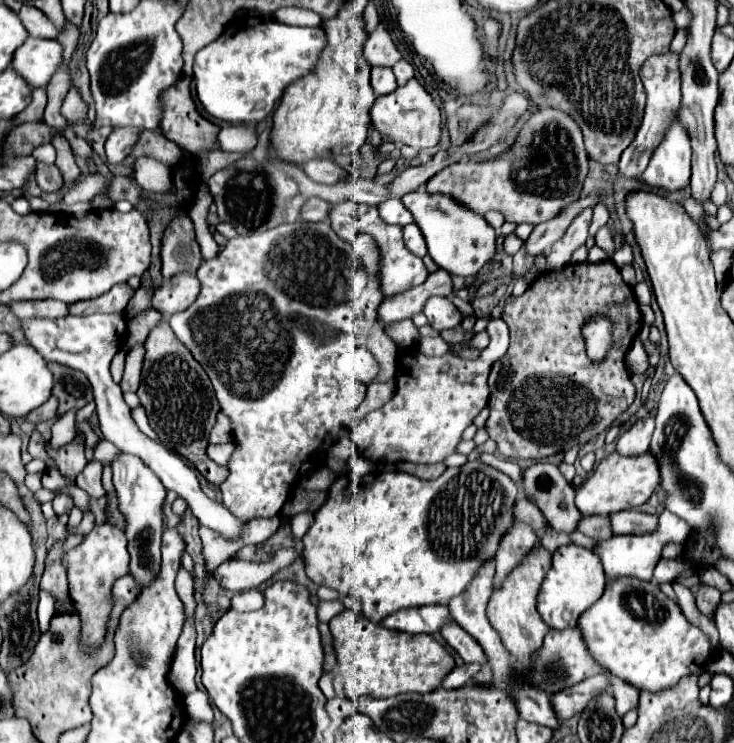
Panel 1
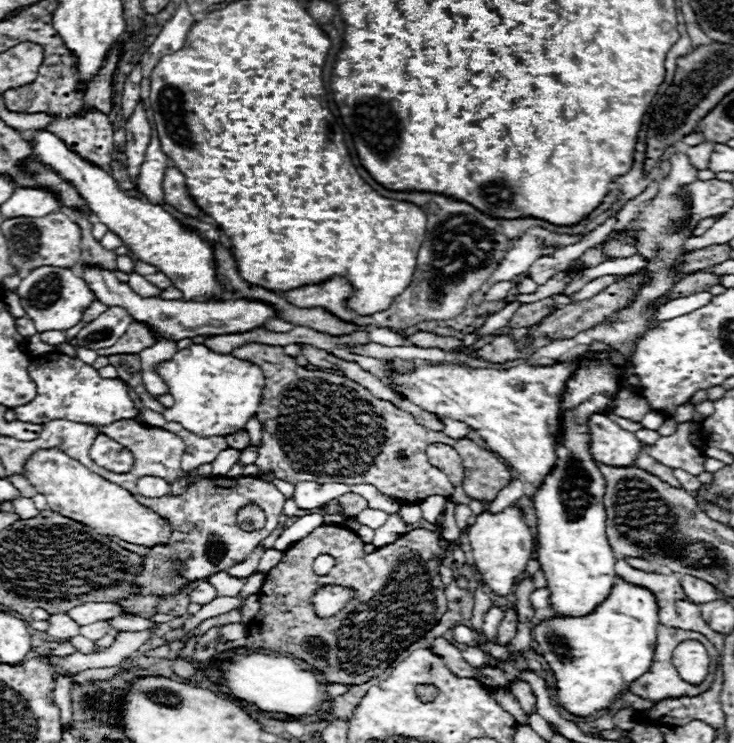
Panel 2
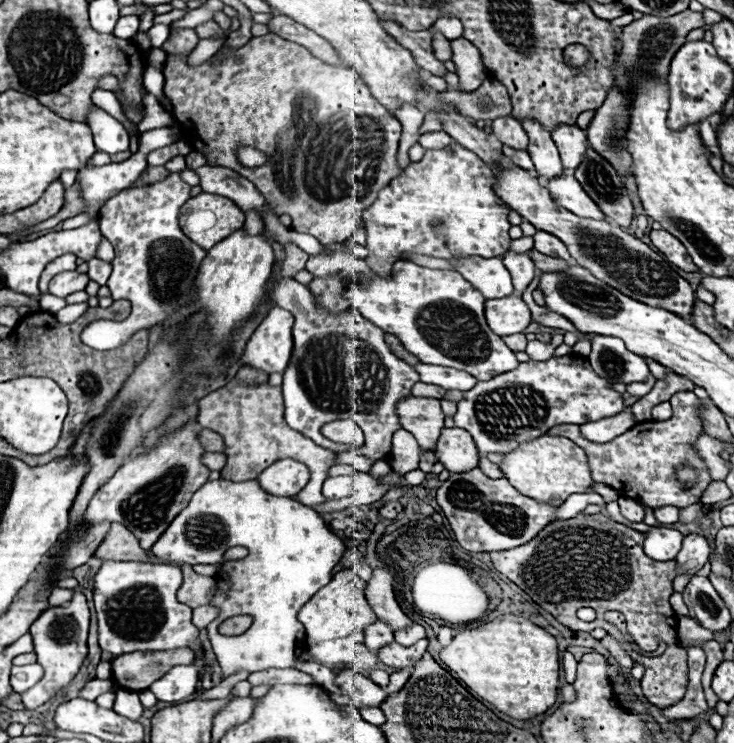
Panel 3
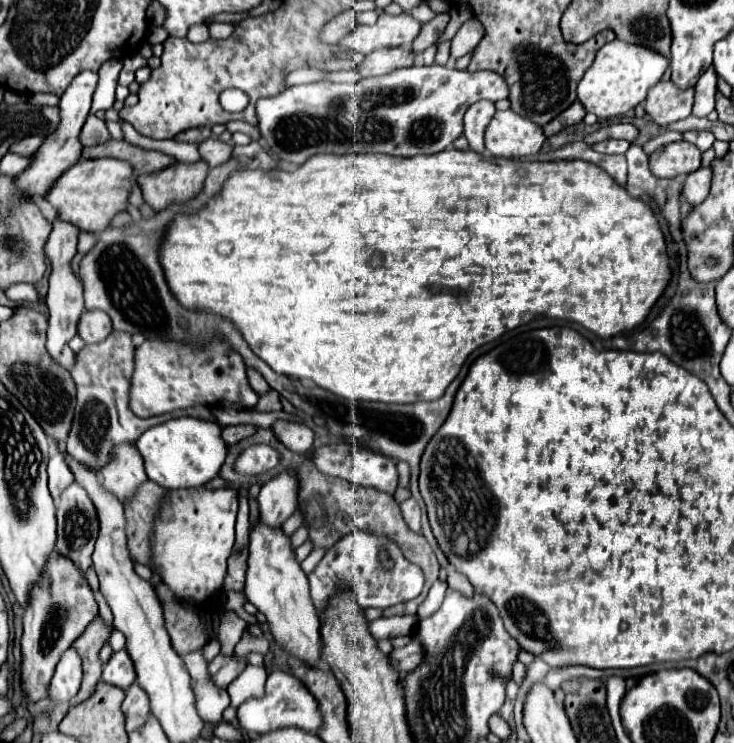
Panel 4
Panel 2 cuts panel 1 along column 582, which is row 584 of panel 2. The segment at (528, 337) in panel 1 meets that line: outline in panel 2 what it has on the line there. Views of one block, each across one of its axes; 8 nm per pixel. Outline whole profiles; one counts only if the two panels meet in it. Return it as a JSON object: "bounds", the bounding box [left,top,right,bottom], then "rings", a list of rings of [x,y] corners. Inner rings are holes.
{"bounds":[248,524,448,684],"rings":[[[324,524],[294,542],[282,562],[266,574],[260,588],[260,612],[248,624],[250,648],[290,652],[324,672],[326,682],[332,684],[364,684],[378,678],[410,644],[432,630],[448,610],[444,584],[436,572],[438,562],[446,558],[442,534],[416,528],[372,554],[364,554],[362,548],[364,542],[358,534]],[[318,554],[330,554],[336,560],[328,576],[316,576],[312,570]],[[324,584],[352,586],[356,596],[340,614],[320,620],[310,600]]]}

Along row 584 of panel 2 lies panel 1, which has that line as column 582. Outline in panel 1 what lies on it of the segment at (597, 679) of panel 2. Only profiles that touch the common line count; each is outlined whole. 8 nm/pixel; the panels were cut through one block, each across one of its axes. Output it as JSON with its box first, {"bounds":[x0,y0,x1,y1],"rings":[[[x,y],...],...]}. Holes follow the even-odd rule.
{"bounds":[578,580,718,692],"rings":[[[644,580],[608,582],[600,600],[580,616],[578,628],[588,652],[600,666],[638,690],[650,692],[678,684],[684,674],[702,668],[708,656],[718,650],[684,618],[676,602],[662,594],[656,584]]]}

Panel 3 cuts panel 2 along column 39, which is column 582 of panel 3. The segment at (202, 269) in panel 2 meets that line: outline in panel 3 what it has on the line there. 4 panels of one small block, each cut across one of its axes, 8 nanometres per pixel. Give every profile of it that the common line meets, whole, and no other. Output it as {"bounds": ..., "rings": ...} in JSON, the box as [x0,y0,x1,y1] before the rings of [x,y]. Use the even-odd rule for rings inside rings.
{"bounds":[550,124,588,168],"rings":[[[560,124],[560,126],[552,128],[550,134],[560,150],[564,168],[576,168],[580,164],[580,158],[584,158],[584,150],[588,148],[584,130],[580,130],[578,126]]]}

